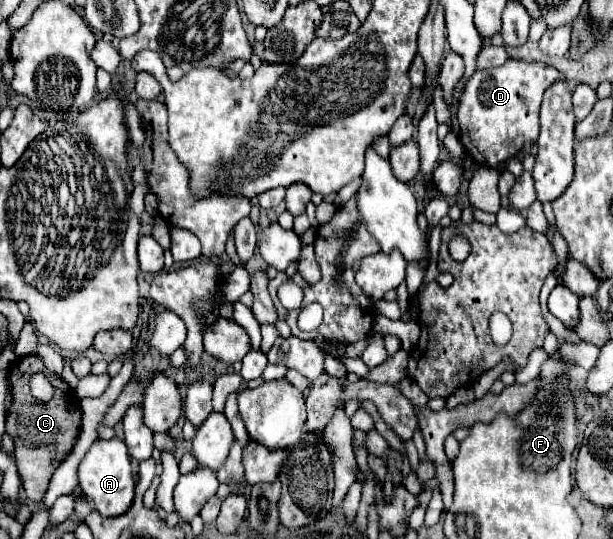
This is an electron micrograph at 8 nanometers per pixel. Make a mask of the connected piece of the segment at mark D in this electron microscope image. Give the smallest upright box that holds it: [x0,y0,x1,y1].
[459,59,561,167]

